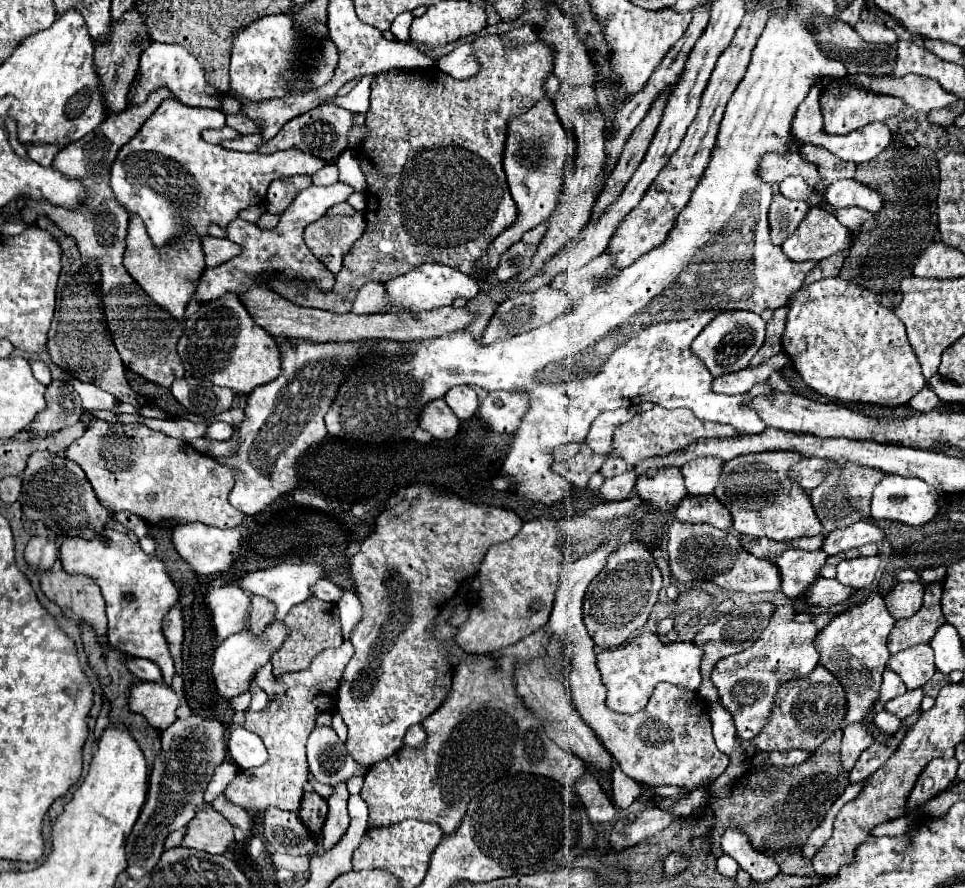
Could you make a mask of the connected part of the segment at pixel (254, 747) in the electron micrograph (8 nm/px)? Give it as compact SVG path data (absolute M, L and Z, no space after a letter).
M235 727L231 731L231 739L229 739L229 753L235 759L235 763L241 769L253 769L253 767L261 767L269 755L265 745L261 743L261 739L253 737L251 731L245 731L243 727Z

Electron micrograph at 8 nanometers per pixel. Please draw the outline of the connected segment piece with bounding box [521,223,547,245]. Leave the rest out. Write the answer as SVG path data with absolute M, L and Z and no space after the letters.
M541 223L541 225L533 227L531 231L527 231L527 233L523 235L523 239L521 239L521 241L525 241L525 243L535 243L535 245L537 245L537 243L543 239L545 231L547 231L547 227L545 227L545 223Z

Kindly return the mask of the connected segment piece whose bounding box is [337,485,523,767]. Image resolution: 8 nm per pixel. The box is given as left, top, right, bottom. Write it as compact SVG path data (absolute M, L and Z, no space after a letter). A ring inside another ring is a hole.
M411 485L411 487L405 487L405 489L399 489L397 493L391 495L391 499L387 501L385 509L381 511L381 515L375 519L375 529L371 531L371 535L361 543L357 555L353 557L351 561L351 581L353 581L353 587L355 587L355 593L361 601L361 607L363 607L363 617L361 621L353 627L351 631L351 643L355 647L355 655L351 657L349 665L345 667L345 673L343 673L343 679L341 679L341 687L339 687L339 693L337 693L337 711L341 713L347 729L349 729L349 739L347 739L347 749L349 753L353 755L353 759L357 759L357 763L361 763L363 767L371 767L375 763L379 763L381 759L387 759L389 755L397 753L401 749L401 741L403 741L403 735L405 731L415 725L415 723L421 723L425 717L429 717L433 711L437 711L437 707L443 703L449 687L451 687L451 677L453 677L453 667L447 659L447 649L445 645L439 645L439 641L431 635L431 623L433 619L437 617L441 605L445 605L457 591L459 583L467 577L467 575L473 575L477 573L487 549L495 543L501 543L501 541L509 541L511 537L515 537L521 529L523 521L509 509L503 509L503 507L491 507L491 505L475 505L475 503L469 503L461 497L457 497L455 493L447 491L447 489L441 489L441 487L433 487L433 485ZM385 629L397 629L397 637L385 637Z

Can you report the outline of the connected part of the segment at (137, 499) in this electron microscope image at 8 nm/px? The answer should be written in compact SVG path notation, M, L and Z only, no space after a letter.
M93 419L83 437L69 445L65 455L85 471L101 505L113 513L129 511L153 525L163 519L175 519L175 523L199 521L221 529L237 527L245 517L227 501L235 485L229 467L193 451L191 443L167 437L145 425L107 425Z

